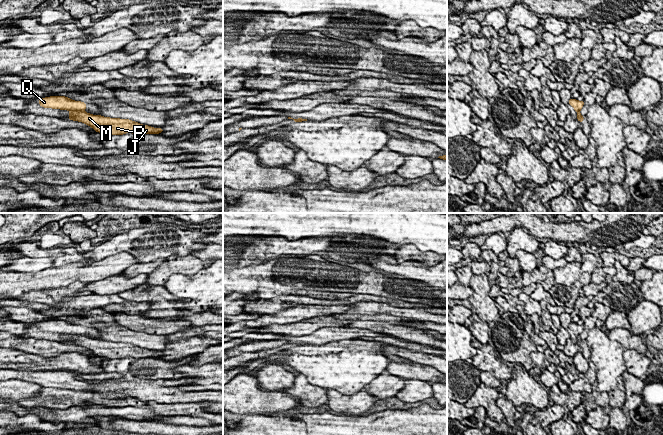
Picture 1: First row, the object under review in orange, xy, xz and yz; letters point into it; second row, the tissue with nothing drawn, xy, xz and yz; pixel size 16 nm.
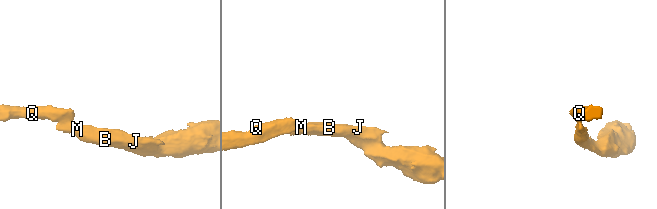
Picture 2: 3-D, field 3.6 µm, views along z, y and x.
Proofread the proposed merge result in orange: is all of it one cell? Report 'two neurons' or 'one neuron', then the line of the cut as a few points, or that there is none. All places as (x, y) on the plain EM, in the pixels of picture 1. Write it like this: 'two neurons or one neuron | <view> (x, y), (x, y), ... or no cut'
two neurons | xy (70, 334), (82, 335)

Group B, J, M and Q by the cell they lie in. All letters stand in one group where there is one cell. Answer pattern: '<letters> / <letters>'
B J M / Q

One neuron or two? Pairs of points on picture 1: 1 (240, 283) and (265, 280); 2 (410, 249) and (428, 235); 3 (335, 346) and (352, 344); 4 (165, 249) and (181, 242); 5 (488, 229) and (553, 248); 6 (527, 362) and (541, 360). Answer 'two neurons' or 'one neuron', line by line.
1: one neuron
2: two neurons
3: one neuron
4: one neuron
5: two neurons
6: two neurons

